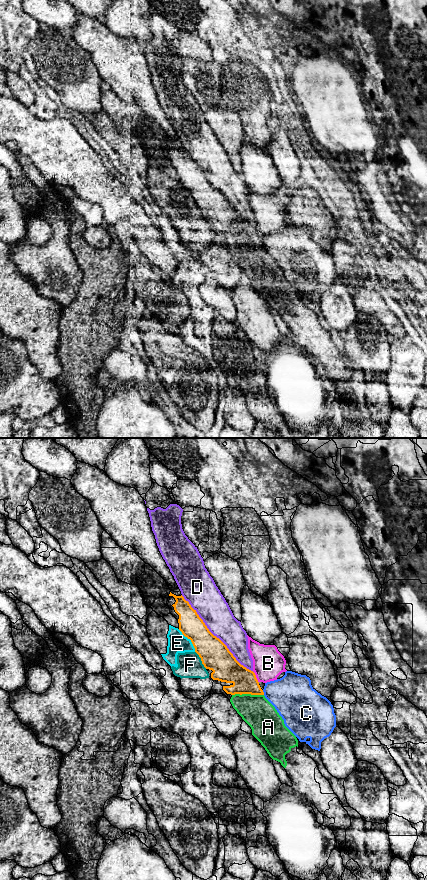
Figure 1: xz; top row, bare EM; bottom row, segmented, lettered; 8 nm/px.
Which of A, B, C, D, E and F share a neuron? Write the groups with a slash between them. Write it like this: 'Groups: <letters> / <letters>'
Groups: A / B / C / D / E F

